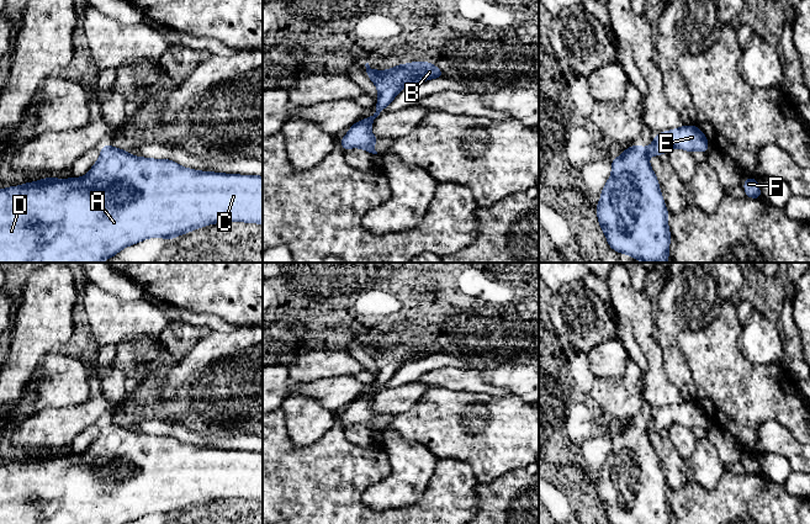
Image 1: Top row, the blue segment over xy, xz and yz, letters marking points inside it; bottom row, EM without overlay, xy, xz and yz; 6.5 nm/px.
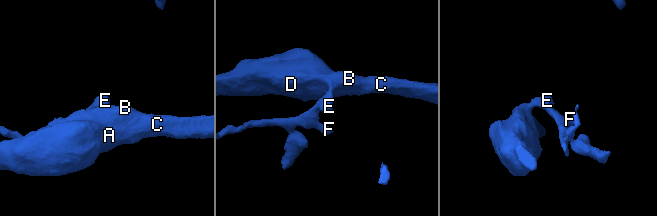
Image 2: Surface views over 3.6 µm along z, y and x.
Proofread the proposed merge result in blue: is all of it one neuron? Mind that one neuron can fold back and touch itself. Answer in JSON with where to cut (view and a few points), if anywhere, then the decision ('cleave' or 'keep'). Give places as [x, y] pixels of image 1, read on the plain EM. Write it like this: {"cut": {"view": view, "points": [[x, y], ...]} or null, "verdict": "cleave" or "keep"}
{"cut": null, "verdict": "keep"}

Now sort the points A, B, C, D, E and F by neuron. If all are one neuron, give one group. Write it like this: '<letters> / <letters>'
A B C D E F

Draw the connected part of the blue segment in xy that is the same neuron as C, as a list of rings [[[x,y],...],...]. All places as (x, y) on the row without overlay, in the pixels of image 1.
[[[110,420],[101,423],[97,438],[83,454],[72,452],[60,456],[53,452],[0,466],[0,524],[126,524],[148,514],[158,513],[168,517],[186,510],[194,506],[223,498],[259,499],[263,502],[263,452],[187,445],[169,435],[136,433],[127,427],[115,424]]]

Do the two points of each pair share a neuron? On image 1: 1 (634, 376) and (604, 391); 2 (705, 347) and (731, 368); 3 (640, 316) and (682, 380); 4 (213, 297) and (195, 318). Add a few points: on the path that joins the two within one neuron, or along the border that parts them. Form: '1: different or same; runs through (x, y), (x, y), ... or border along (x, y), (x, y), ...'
1: same; runs through (626, 384), (619, 391), (612, 391)
2: same; runs through (711, 353), (725, 366)
3: different; border along (654, 318), (655, 339), (661, 349), (665, 370)
4: different; border along (171, 305), (192, 311), (208, 312), (227, 323)

